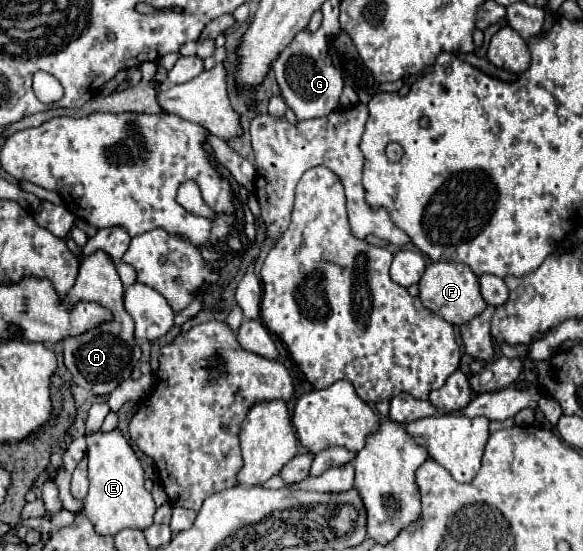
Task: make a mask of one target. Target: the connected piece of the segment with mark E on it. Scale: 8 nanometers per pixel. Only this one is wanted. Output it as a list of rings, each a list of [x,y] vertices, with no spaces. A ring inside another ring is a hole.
[[[119,428],[111,432],[91,432],[87,434],[87,458],[89,458],[89,494],[83,500],[87,518],[95,524],[99,534],[117,534],[123,528],[145,530],[153,524],[155,502],[145,490],[145,472],[137,460],[133,448],[125,440]]]

